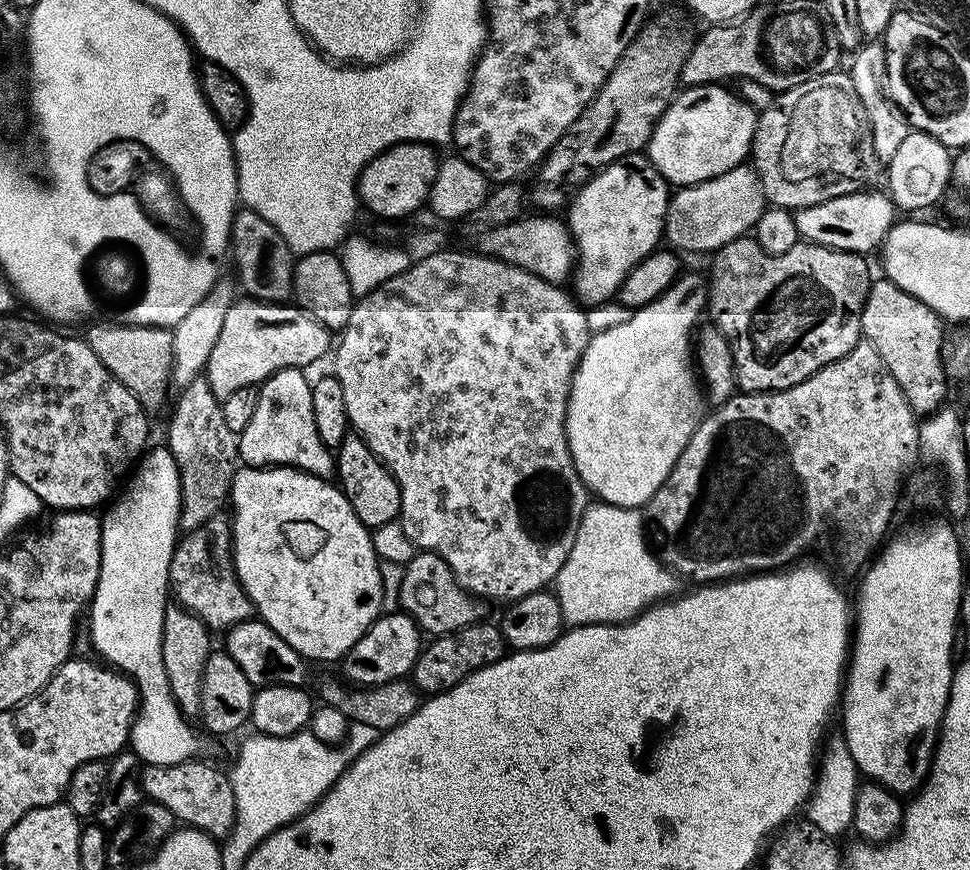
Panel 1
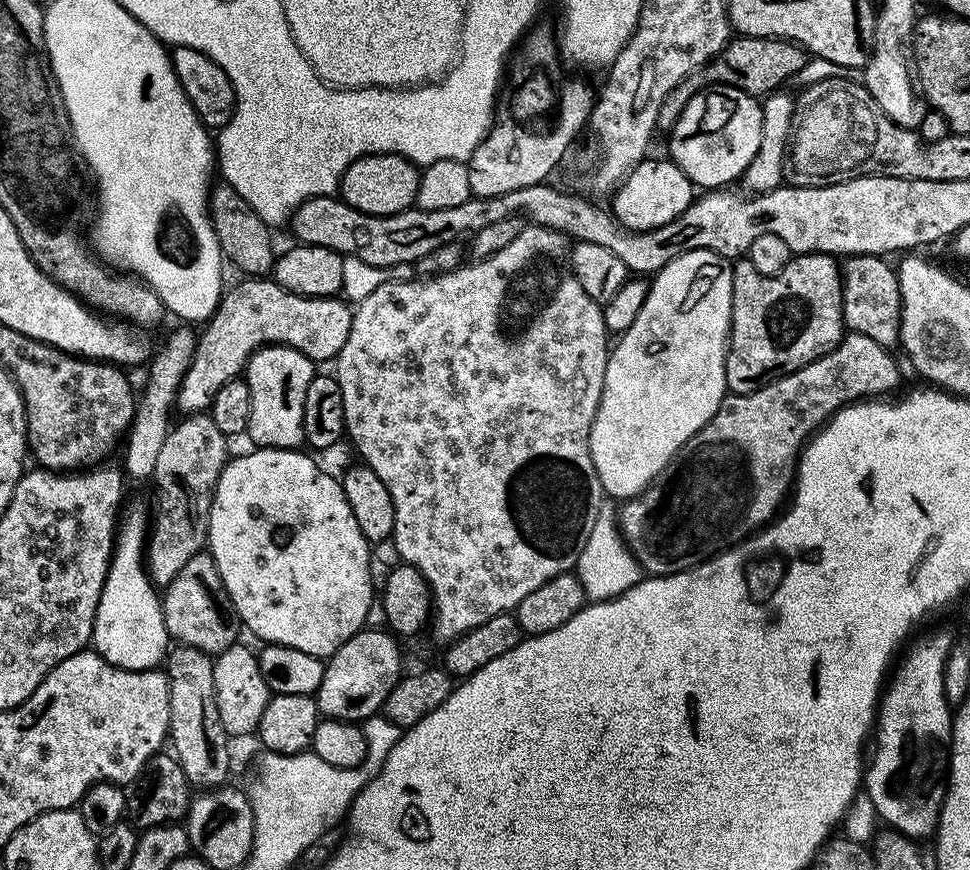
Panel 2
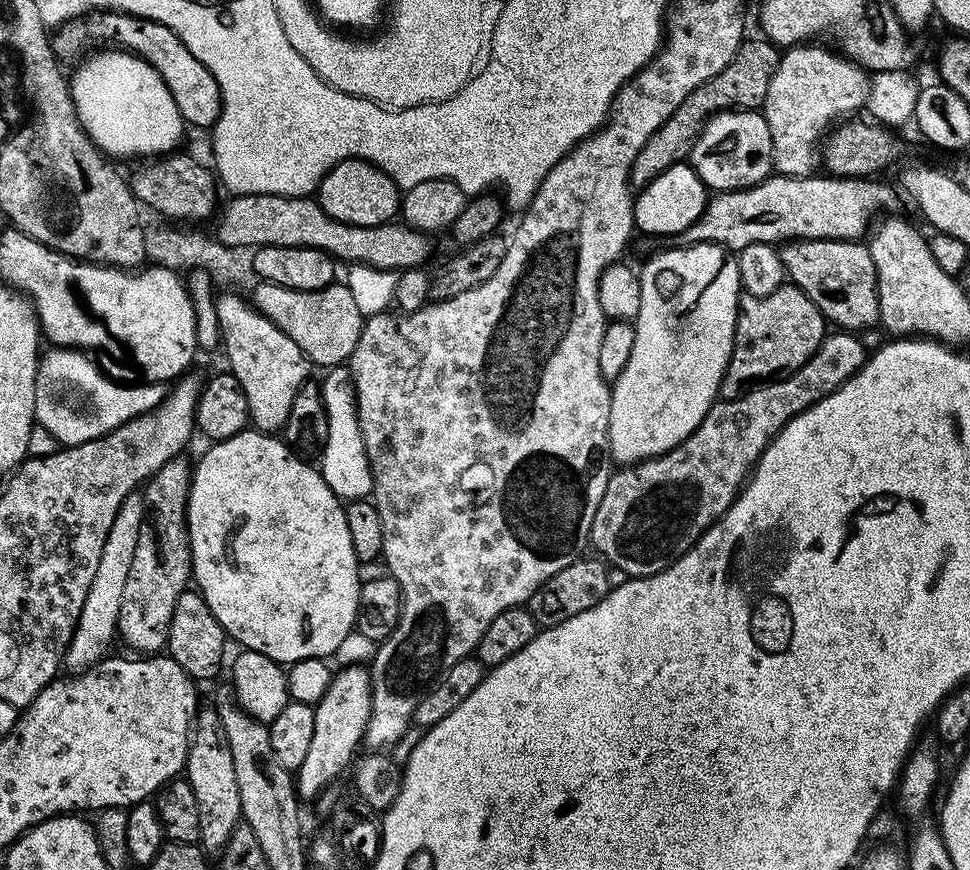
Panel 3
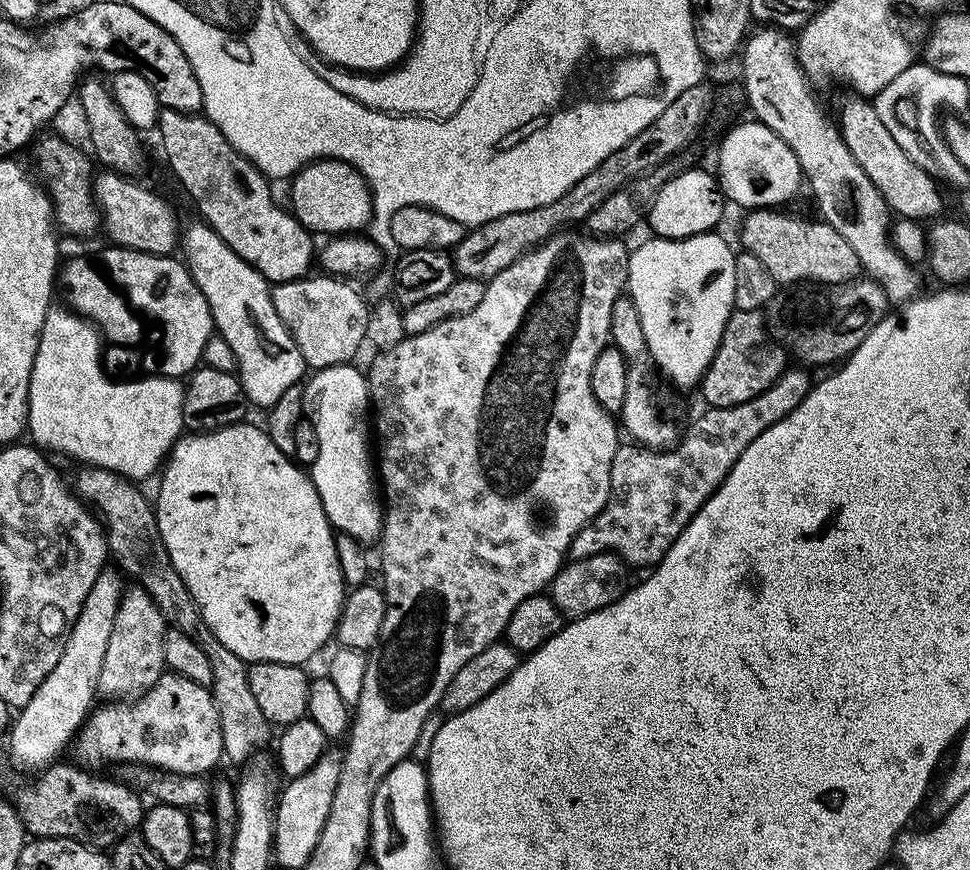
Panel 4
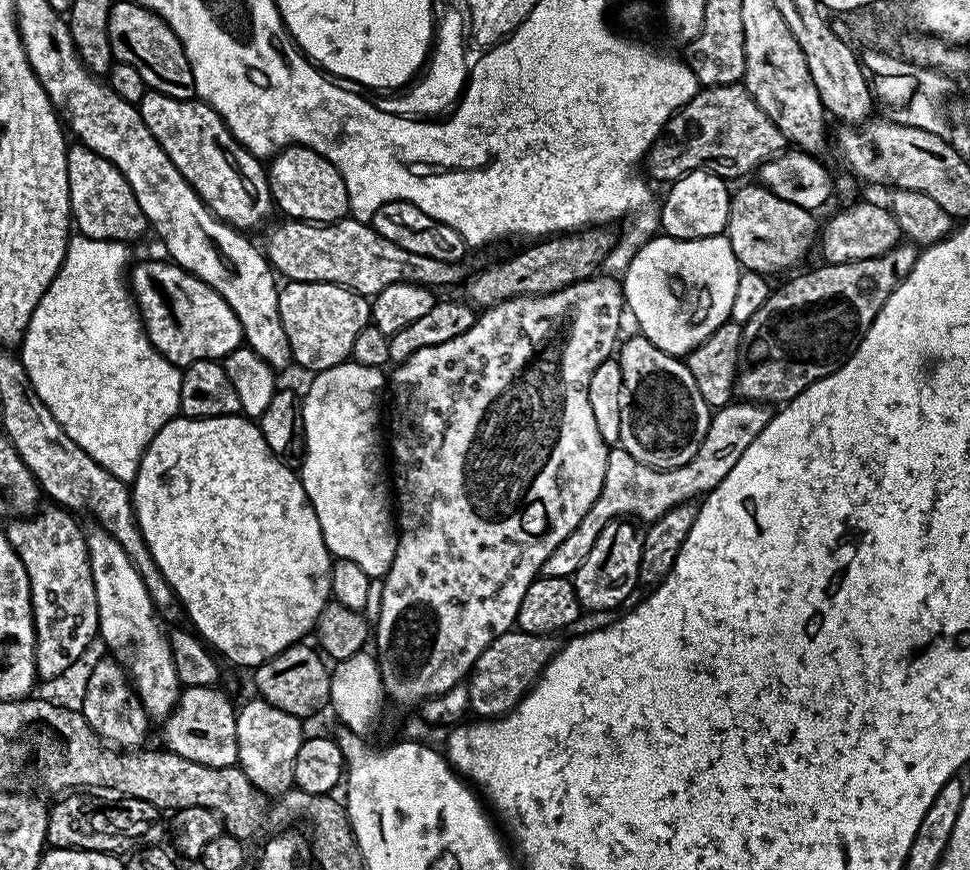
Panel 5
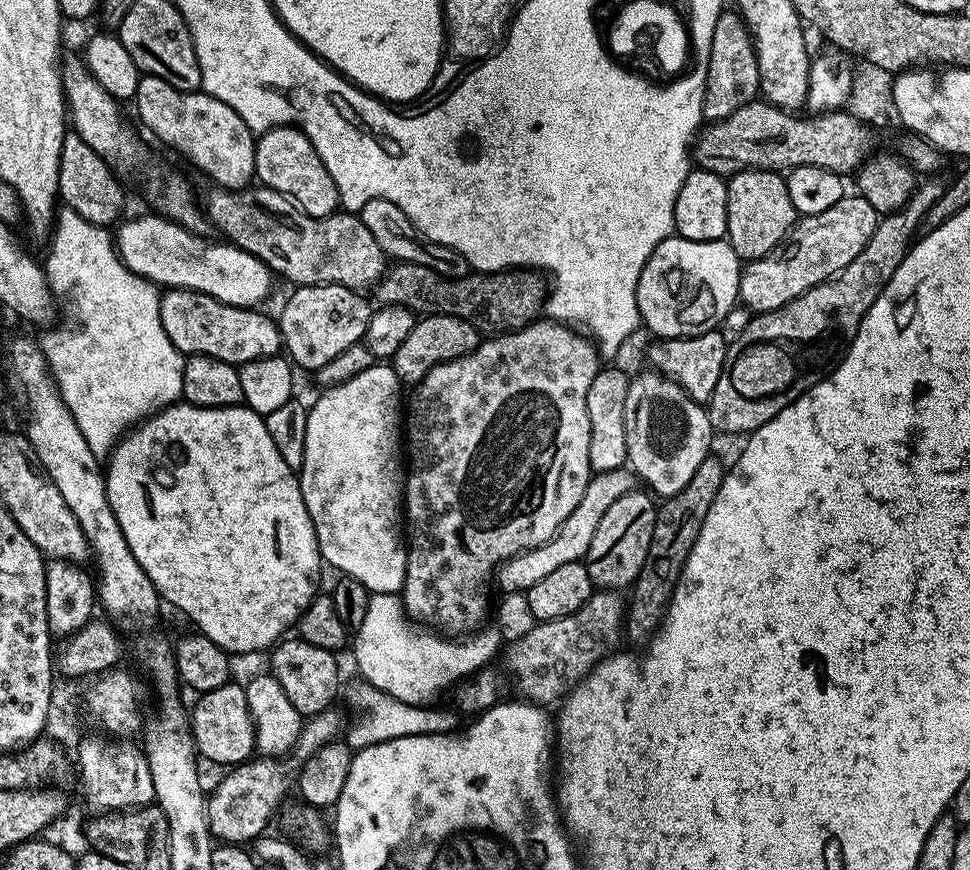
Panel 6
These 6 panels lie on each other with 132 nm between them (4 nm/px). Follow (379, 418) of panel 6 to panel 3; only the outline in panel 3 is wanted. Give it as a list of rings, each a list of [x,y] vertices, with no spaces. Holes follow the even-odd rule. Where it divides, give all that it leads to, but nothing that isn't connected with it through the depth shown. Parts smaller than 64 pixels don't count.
[[[332,366],[325,372],[328,373],[324,380],[319,381],[319,385],[324,413],[328,419],[328,433],[322,437],[324,453],[320,456],[318,471],[341,501],[363,500],[372,495],[372,467],[368,461],[366,446],[362,442],[362,430],[358,426],[352,374],[344,366]]]

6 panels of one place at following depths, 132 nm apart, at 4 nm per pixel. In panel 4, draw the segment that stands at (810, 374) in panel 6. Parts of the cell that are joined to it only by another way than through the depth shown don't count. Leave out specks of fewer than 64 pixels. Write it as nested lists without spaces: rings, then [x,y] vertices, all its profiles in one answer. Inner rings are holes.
[[[857,278],[847,280],[844,284],[825,284],[820,287],[801,282],[795,286],[781,287],[774,294],[774,298],[770,298],[766,309],[766,331],[791,359],[792,356],[796,359],[793,361],[797,365],[832,363],[835,365],[851,356],[852,351],[864,341],[866,334],[870,334],[870,330],[874,330],[874,326],[878,326],[878,322],[889,315],[889,312],[888,295],[882,290],[880,283],[874,279]]]

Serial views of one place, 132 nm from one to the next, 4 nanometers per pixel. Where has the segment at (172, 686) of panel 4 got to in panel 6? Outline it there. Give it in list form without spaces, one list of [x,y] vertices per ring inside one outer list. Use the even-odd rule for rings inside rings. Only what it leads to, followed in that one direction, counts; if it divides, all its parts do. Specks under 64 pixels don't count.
[[[229,682],[218,690],[199,693],[196,705],[190,708],[192,742],[201,757],[223,766],[243,764],[256,752],[256,727],[250,718],[250,706],[246,706],[243,687]]]

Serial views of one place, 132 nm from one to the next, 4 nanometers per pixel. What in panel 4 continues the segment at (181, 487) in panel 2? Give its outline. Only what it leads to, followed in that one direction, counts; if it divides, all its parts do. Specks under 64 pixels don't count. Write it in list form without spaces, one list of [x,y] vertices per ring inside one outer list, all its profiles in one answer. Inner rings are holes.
[[[139,586],[125,587],[114,618],[114,630],[110,630],[106,655],[102,658],[102,674],[98,674],[99,695],[112,702],[131,702],[151,690],[154,682],[166,672],[165,631],[162,610],[158,610],[148,591]]]

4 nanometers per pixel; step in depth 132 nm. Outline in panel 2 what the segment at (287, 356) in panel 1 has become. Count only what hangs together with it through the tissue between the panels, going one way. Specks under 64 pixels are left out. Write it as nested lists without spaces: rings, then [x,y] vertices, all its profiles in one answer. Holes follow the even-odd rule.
[[[244,278],[241,281],[241,284],[234,285],[229,292],[227,289],[221,295],[216,313],[203,325],[204,333],[202,331],[199,333],[194,358],[182,378],[176,395],[175,407],[179,411],[181,408],[181,413],[207,413],[208,407],[214,402],[214,394],[218,394],[218,390],[222,390],[226,382],[237,379],[247,369],[248,360],[260,348],[267,348],[270,344],[284,344],[287,348],[306,354],[314,362],[321,362],[320,360],[332,362],[342,350],[342,346],[346,346],[353,309],[343,299],[330,296],[299,296],[287,292],[272,278]]]

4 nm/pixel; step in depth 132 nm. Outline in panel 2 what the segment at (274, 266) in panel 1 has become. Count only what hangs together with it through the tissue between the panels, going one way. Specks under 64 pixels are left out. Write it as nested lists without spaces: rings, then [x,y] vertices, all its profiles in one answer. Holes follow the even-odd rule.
[[[220,182],[216,188],[211,189],[208,198],[208,216],[214,226],[214,234],[218,238],[221,257],[228,260],[237,268],[244,272],[248,278],[264,278],[273,271],[276,263],[277,253],[272,252],[272,236],[270,225],[259,216],[258,213],[234,190],[229,184]]]

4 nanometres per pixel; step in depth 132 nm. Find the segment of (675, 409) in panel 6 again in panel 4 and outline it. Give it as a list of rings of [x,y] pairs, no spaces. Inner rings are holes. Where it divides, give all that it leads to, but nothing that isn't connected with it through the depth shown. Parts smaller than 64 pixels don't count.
[[[621,294],[614,302],[614,310],[610,310],[608,335],[611,343],[622,353],[624,361],[628,363],[626,398],[619,410],[619,415],[624,416],[623,431],[625,428],[632,435],[629,437],[643,447],[657,450],[671,448],[682,435],[682,424],[680,428],[680,420],[676,417],[675,410],[664,405],[668,400],[667,394],[652,392],[652,372],[654,373],[652,355],[646,346],[646,334],[642,334],[642,318],[638,318],[638,310],[631,296]]]

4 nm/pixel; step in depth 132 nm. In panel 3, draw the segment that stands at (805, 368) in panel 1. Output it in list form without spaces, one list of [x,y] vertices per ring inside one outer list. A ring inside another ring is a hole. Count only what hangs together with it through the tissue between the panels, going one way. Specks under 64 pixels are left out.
[[[785,282],[766,298],[741,295],[736,314],[732,356],[720,383],[719,399],[737,400],[750,390],[798,371],[820,348],[826,335],[824,315],[801,288]]]

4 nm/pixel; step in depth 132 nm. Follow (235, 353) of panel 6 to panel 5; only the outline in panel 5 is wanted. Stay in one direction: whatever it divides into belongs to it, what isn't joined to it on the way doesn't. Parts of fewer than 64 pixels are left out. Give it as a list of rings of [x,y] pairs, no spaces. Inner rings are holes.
[[[144,260],[130,268],[130,287],[150,342],[181,370],[203,360],[223,361],[244,339],[234,310],[194,273],[164,260]]]

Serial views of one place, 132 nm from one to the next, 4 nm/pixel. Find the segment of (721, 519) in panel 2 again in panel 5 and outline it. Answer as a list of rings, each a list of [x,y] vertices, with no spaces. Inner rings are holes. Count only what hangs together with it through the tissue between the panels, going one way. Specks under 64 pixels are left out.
[[[733,402],[715,409],[698,454],[694,454],[694,458],[690,458],[686,466],[677,468],[651,468],[634,459],[625,448],[613,447],[606,458],[606,478],[594,506],[586,510],[586,518],[582,518],[582,522],[578,522],[578,526],[574,526],[574,530],[566,534],[566,539],[558,542],[558,550],[554,550],[550,558],[546,558],[540,575],[554,578],[573,576],[578,566],[586,562],[586,554],[594,550],[598,534],[602,534],[602,530],[612,520],[631,518],[636,522],[651,522],[662,518],[662,514],[666,514],[674,506],[695,501],[713,492],[718,482],[722,482],[722,478],[726,478],[726,474],[734,470],[734,462],[742,458],[746,446],[750,446],[750,442],[754,442],[754,438],[758,438],[758,434],[766,430],[773,415],[773,409],[769,405],[755,402]]]

